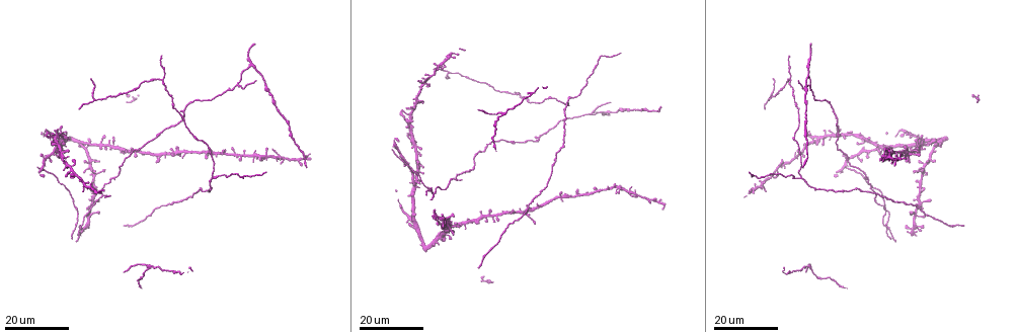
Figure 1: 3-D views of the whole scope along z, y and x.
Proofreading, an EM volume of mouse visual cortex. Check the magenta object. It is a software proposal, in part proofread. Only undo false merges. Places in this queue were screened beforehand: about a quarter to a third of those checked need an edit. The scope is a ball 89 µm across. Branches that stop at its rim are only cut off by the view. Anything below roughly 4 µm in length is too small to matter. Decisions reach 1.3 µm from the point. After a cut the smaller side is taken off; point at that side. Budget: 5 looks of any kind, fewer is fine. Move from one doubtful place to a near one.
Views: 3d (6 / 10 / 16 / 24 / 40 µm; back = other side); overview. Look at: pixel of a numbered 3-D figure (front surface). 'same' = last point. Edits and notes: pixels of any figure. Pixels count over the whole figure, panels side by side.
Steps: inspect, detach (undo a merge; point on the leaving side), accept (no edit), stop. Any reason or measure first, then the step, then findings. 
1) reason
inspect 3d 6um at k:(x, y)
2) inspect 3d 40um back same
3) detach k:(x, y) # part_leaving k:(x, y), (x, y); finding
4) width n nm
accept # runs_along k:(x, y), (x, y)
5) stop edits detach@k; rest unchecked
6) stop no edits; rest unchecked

two arms in line, one across
inspect 3d 24um at 1:(75, 222)

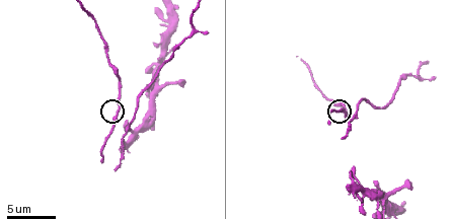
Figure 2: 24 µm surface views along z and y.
zoom in
inspect 3d 10um at 2:(345, 110)

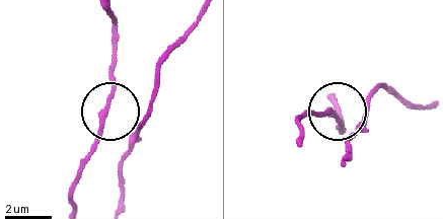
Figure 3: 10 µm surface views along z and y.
side_arm 5 um
accept # runs_along 3:(432, 102), (411, 105), (379, 88), (362, 118), (314, 112); all the same neuron

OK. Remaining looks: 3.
inspect 3d 16um at 1:(501, 111)

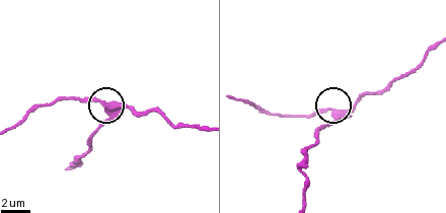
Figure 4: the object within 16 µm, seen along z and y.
inspect 3d 10um at 4:(334, 113)

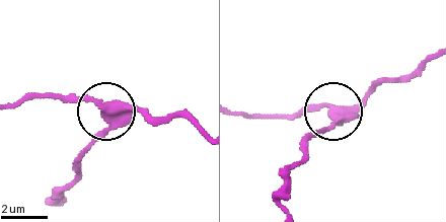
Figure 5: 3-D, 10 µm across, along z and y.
from behind
inspect 3d 10um back at 5:(106, 109)

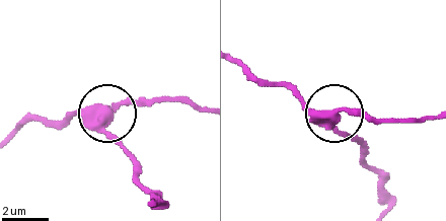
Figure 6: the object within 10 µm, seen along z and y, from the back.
detach 6:(124, 103) # a second neuron is stuck on

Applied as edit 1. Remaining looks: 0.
stop edits detach@6; rest unchecked

